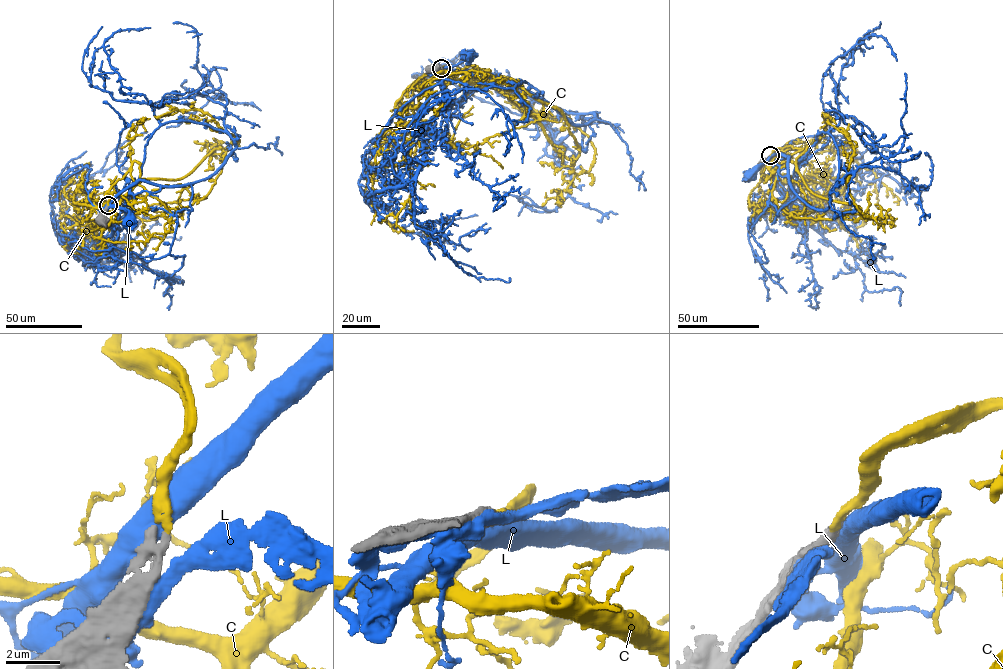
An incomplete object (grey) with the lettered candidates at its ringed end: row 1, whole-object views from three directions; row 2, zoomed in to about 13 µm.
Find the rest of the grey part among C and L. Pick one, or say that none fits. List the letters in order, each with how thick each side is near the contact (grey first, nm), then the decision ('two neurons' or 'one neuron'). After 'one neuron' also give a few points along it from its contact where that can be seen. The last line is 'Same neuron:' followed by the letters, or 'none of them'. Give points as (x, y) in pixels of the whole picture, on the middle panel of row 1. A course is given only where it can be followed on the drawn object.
C: calibres 360 and 320 nm; one neuron; course (441, 68), (464, 87), (500, 89), (574, 173), (588, 171), (586, 135), (499, 81)
L: calibres 550 and 500 nm; two neurons
Same neuron: C

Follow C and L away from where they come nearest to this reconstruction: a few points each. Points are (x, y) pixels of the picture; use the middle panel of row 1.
C: (441, 68), (464, 87), (500, 89), (574, 173), (588, 171), (586, 135), (499, 81)
L: (440, 69), (453, 67), (470, 59), (469, 56)

